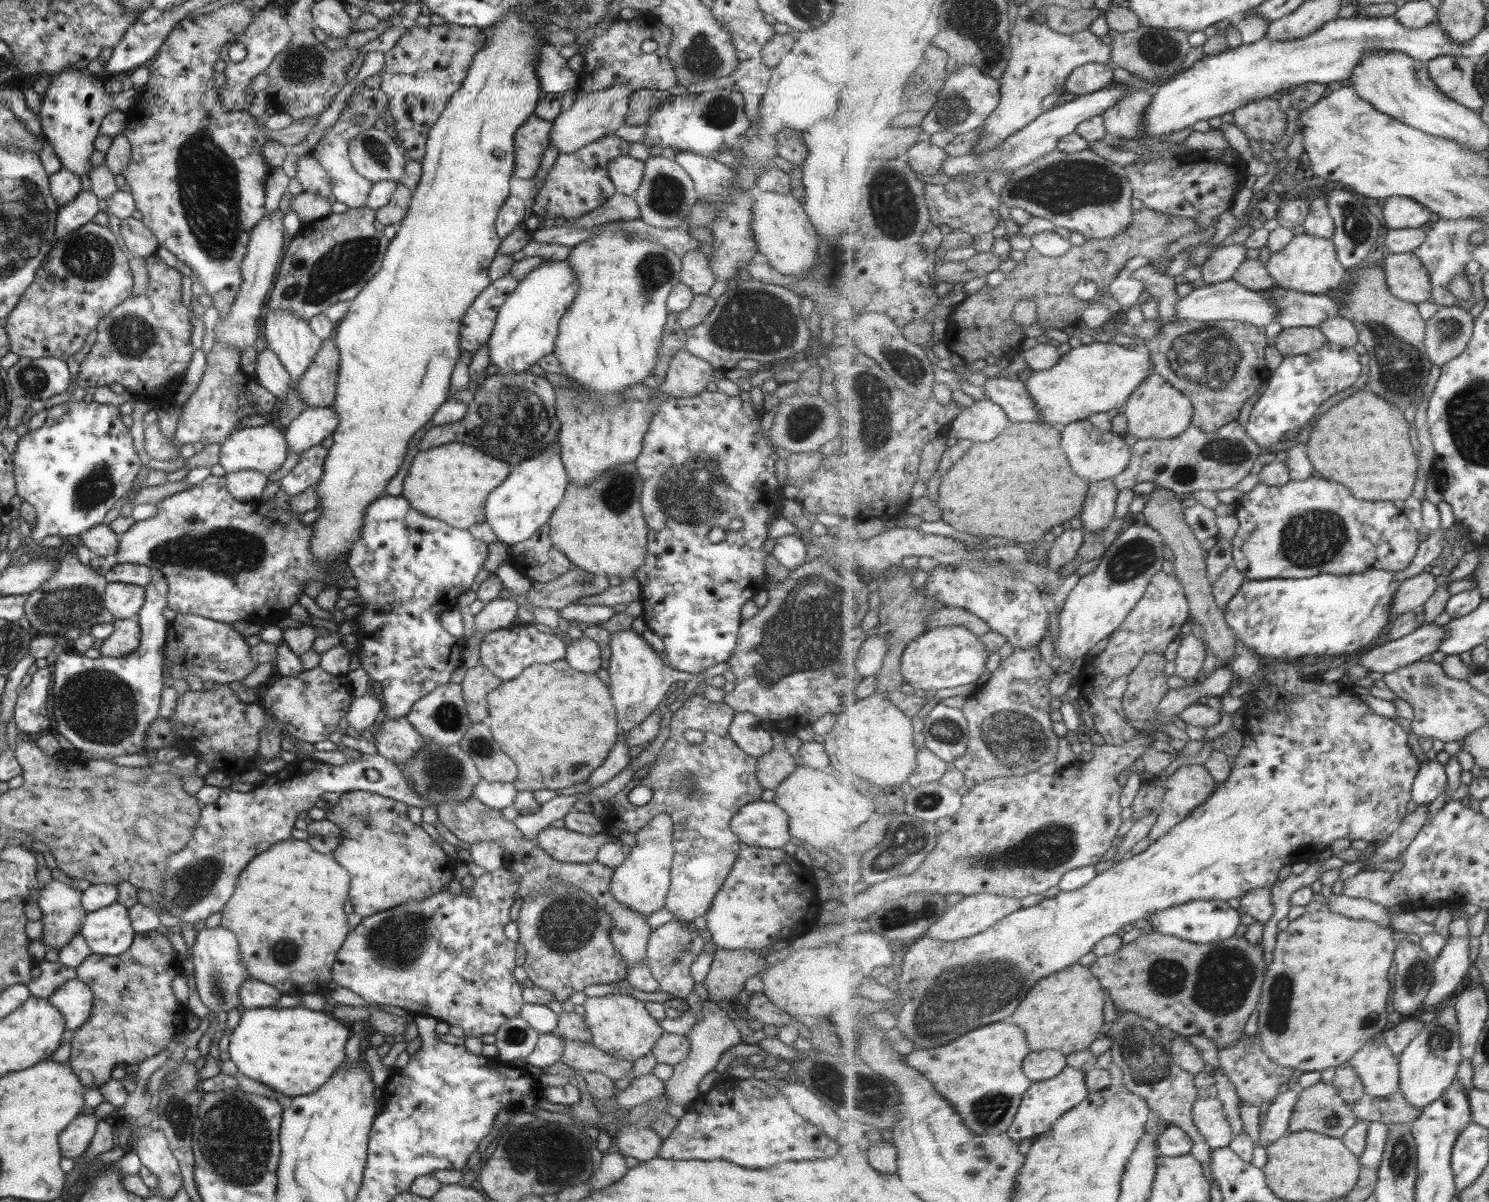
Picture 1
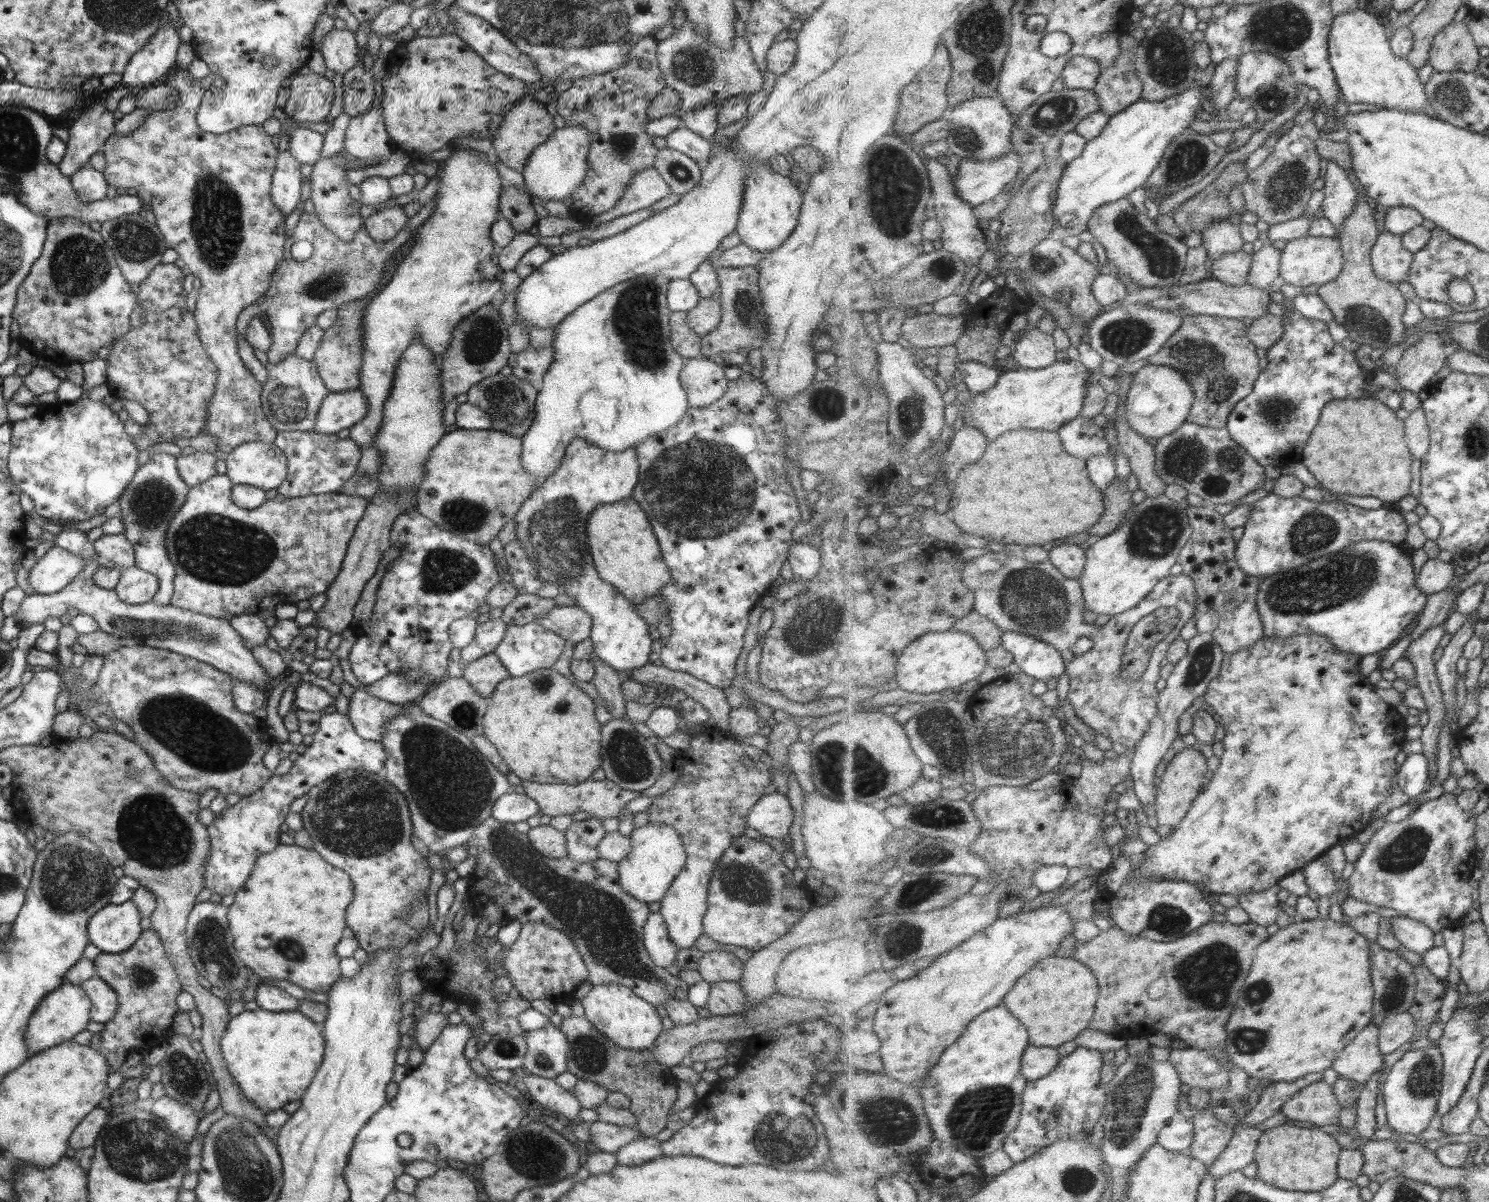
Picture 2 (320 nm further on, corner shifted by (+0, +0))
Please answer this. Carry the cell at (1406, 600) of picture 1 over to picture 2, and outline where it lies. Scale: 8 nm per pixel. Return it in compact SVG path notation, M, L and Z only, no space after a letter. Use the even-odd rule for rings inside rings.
M1439 558L1426 562L1421 573L1418 573L1418 588L1427 595L1445 591L1458 580L1455 576L1455 568L1448 562Z

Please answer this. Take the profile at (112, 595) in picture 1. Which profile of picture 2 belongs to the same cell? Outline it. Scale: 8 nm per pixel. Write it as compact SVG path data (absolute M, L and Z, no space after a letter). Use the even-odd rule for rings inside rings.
M135 567L125 568L116 587L113 588L119 600L132 605L151 601L157 589L157 578Z

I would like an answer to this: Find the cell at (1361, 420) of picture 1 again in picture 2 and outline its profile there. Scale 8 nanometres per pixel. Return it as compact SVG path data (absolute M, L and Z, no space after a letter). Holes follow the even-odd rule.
M1372 396L1328 402L1302 455L1304 466L1335 494L1374 496L1384 505L1395 506L1410 493L1414 454L1407 448L1403 420L1390 406Z

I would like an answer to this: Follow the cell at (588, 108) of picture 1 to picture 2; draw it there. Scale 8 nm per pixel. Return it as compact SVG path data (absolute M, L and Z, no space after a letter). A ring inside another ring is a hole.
M580 125L555 129L548 139L536 146L520 173L528 194L539 200L559 200L567 198L582 183L585 177L586 159L588 153L588 134Z

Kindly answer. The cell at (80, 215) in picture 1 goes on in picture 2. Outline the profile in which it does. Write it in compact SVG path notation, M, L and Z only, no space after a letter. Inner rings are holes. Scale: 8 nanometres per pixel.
M84 165L83 168L79 168L68 178L76 195L84 203L106 198L105 190L108 189L108 184L103 179L102 172L97 172L97 170Z

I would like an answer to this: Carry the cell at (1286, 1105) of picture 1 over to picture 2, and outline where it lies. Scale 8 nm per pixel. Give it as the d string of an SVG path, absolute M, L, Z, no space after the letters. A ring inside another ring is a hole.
M1236 1126L1233 1130L1233 1138L1219 1158L1209 1166L1210 1173L1219 1179L1236 1170L1243 1170L1249 1164L1255 1162L1258 1140L1265 1134L1257 1128L1245 1128Z

